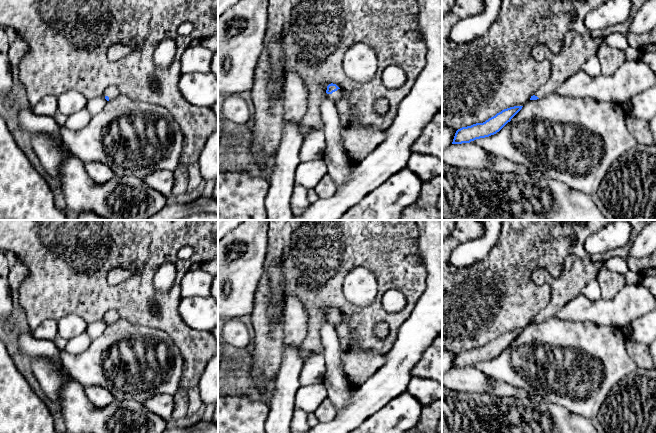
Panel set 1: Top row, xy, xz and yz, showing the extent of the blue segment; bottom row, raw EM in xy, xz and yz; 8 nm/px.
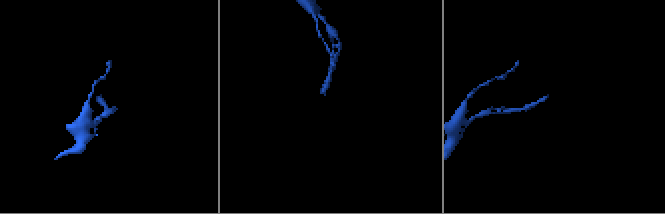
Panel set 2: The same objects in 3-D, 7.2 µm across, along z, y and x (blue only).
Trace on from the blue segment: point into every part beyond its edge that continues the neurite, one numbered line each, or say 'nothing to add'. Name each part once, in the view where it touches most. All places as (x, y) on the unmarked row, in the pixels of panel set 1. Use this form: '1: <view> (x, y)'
1: xz (335, 320)

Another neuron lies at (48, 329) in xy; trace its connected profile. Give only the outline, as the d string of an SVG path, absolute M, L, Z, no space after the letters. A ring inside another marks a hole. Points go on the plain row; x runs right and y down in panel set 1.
M52 319L44 320L32 333L40 340L54 340L58 336L58 322Z

